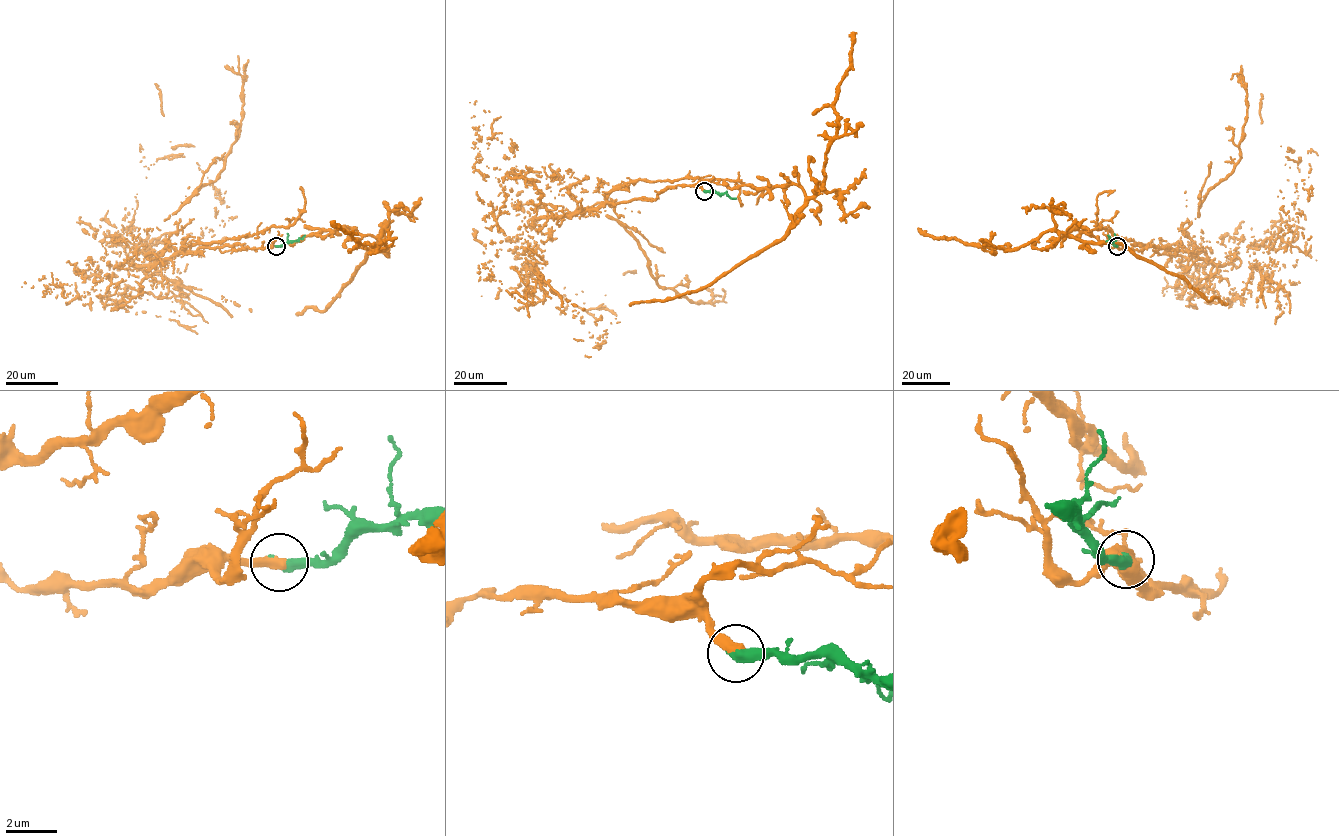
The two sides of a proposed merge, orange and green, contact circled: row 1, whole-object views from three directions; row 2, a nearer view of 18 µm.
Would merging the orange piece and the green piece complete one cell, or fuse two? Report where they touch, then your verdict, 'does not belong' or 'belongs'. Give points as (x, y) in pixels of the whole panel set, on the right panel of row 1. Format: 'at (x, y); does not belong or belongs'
at (1117, 246); belongs

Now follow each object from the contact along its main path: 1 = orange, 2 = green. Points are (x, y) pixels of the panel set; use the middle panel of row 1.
1: (704, 191), (669, 186), (525, 229), (523, 252), (556, 307), (615, 318), (600, 340), (586, 311), (635, 270)
2: (704, 191), (736, 198)

